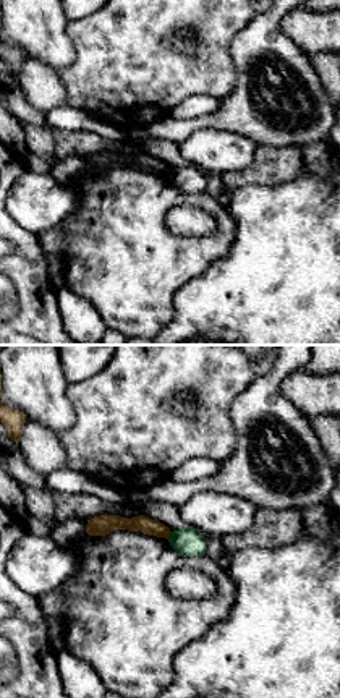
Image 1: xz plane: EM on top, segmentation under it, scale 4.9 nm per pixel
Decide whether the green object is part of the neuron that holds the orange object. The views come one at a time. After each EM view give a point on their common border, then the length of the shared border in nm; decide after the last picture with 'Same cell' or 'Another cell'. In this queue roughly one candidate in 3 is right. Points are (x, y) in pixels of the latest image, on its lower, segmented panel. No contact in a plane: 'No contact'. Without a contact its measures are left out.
Touches orange at (169, 535). Shared border 40 nm

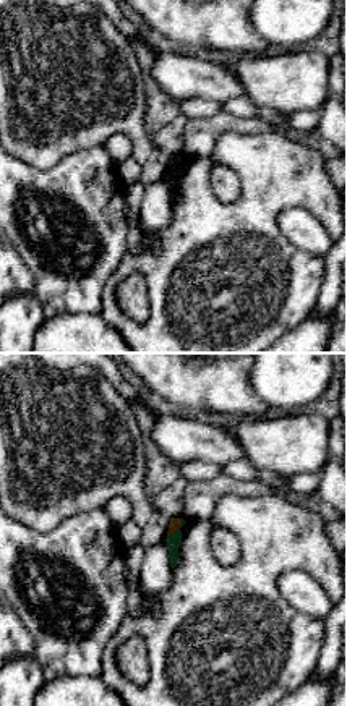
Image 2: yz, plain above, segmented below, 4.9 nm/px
Touches orange at (172, 533). Shared border 80 nm

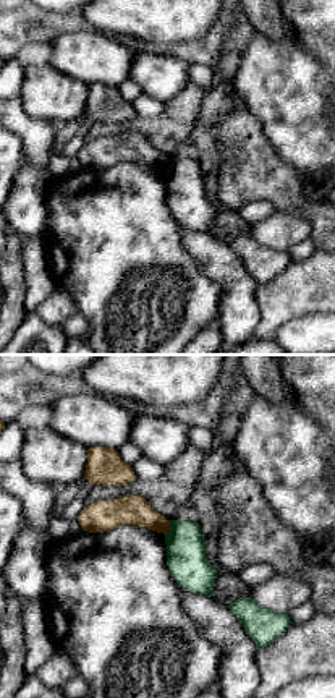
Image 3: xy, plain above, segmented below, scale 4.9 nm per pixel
Touches orange at (169, 528). Shared border 80 nm

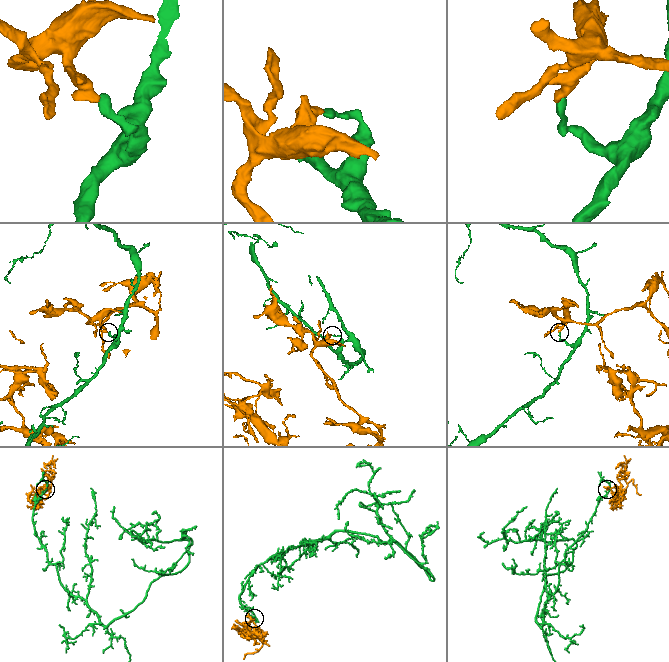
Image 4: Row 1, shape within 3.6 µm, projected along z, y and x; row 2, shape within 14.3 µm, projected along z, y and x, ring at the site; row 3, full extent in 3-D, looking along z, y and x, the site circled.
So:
Another cell

